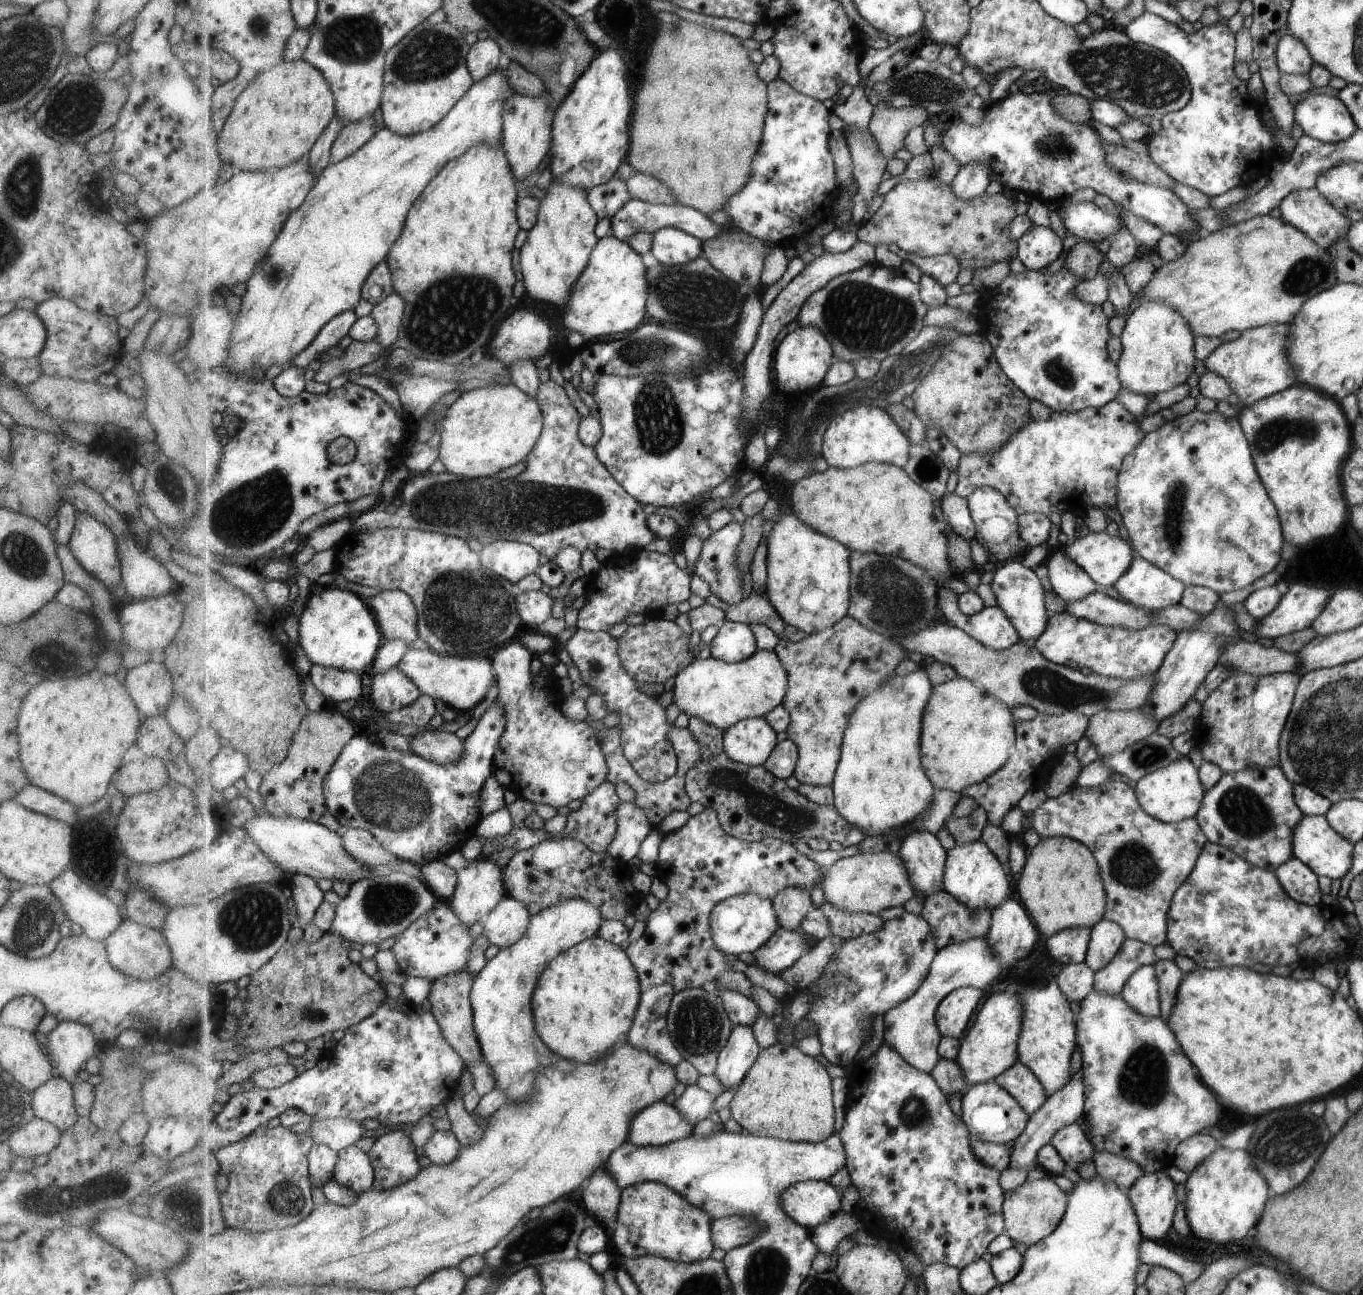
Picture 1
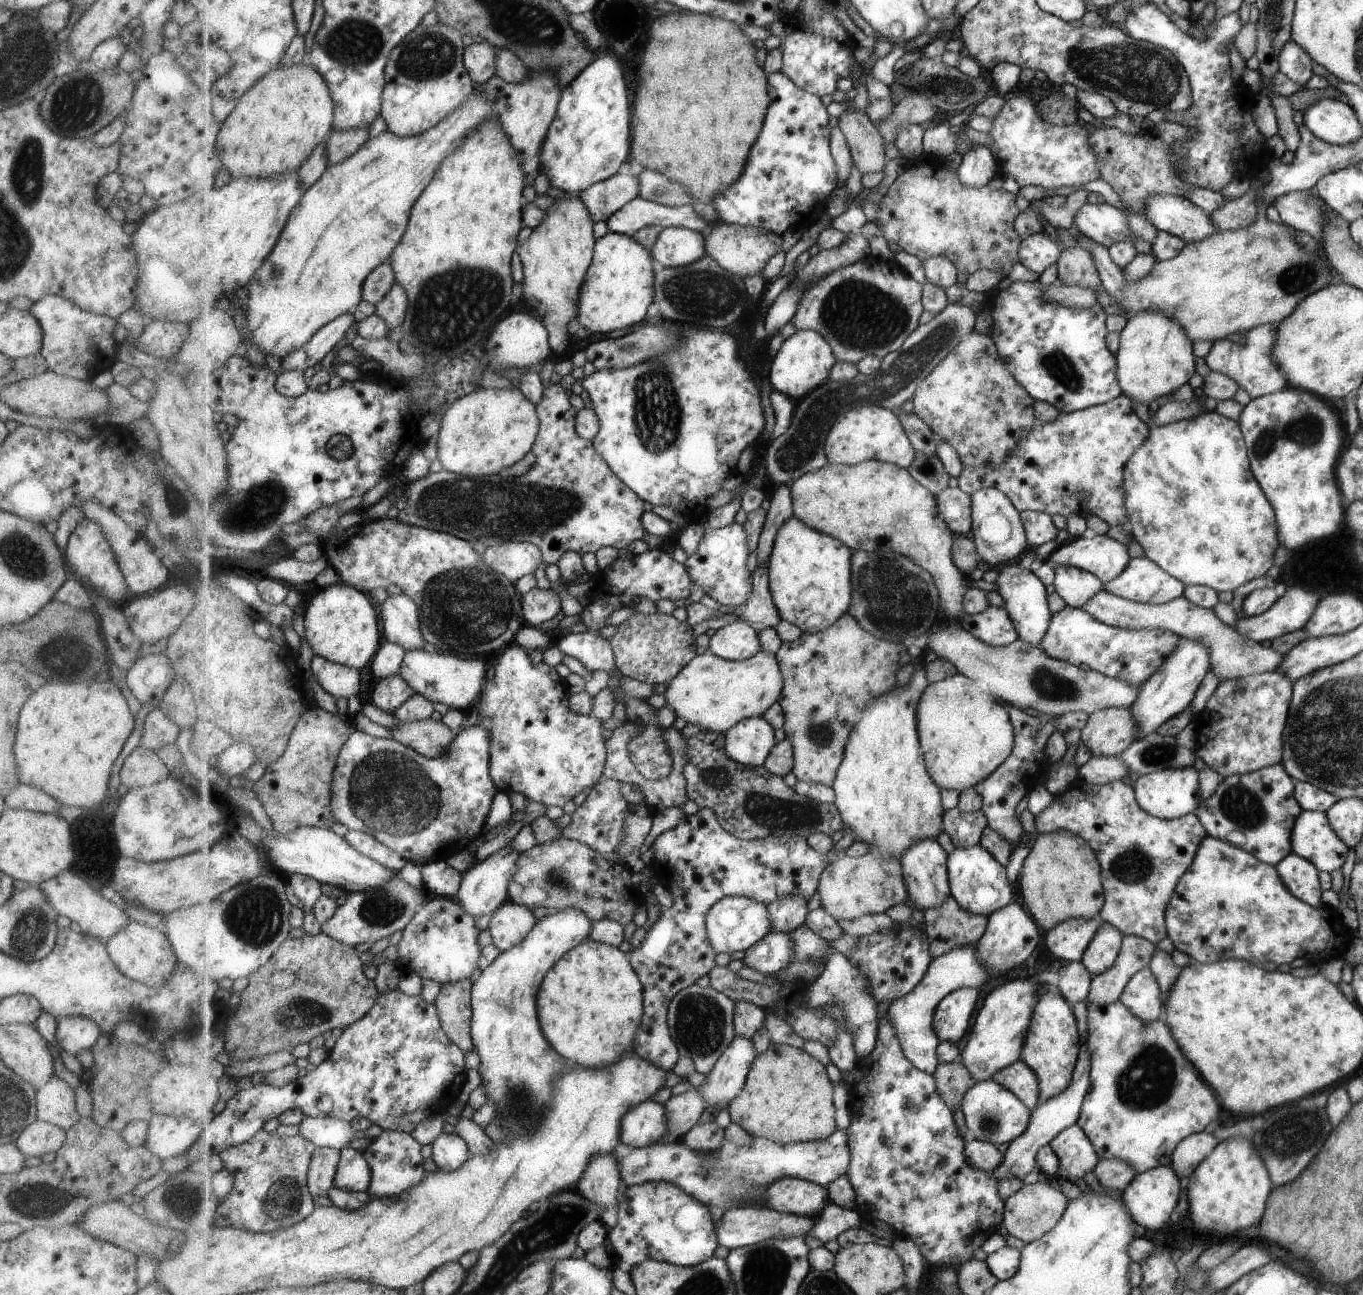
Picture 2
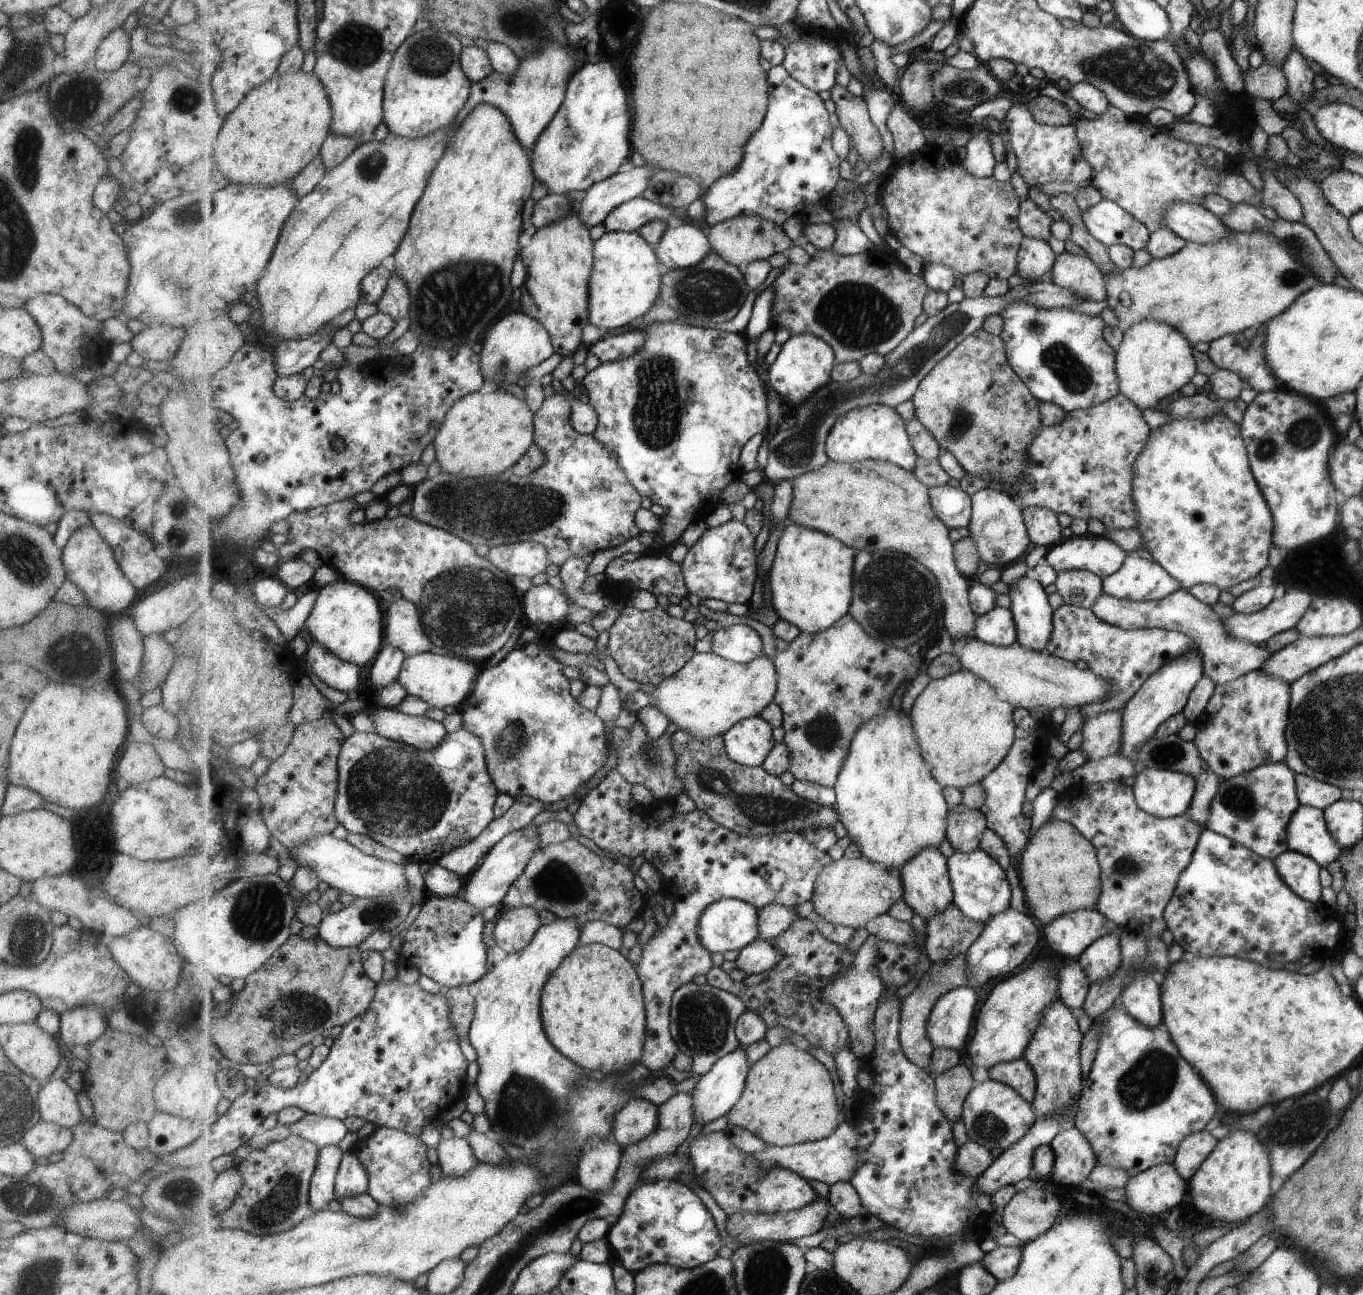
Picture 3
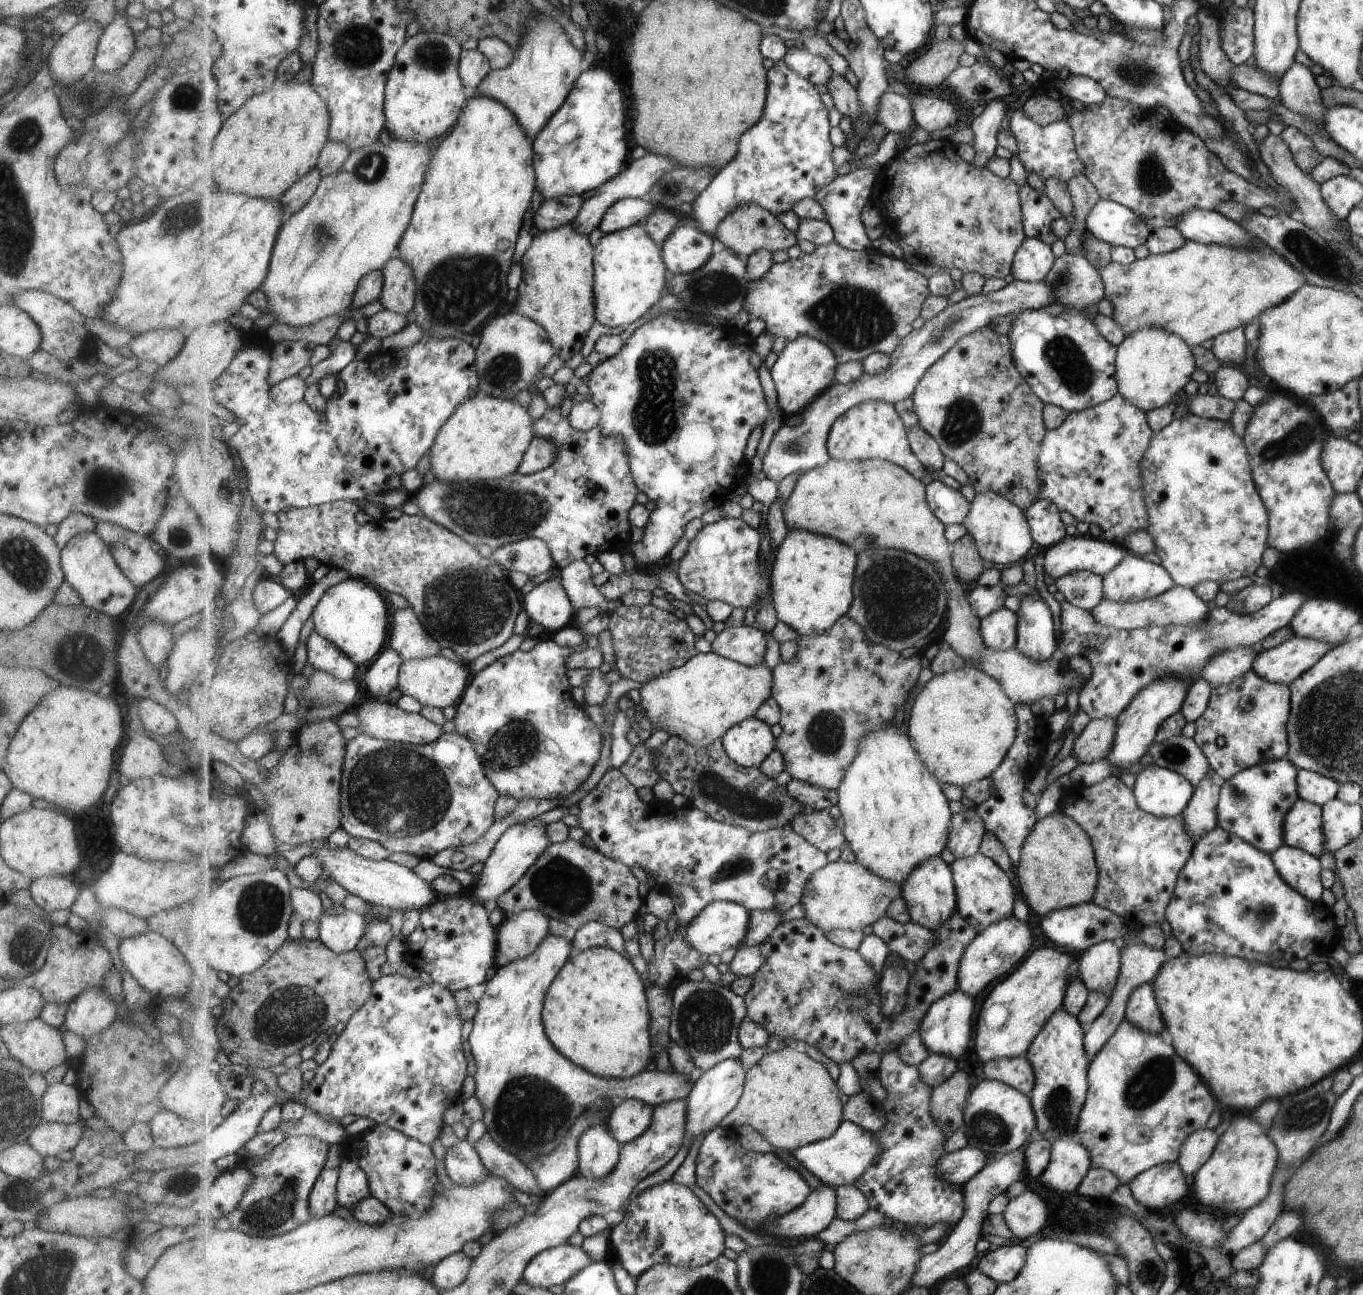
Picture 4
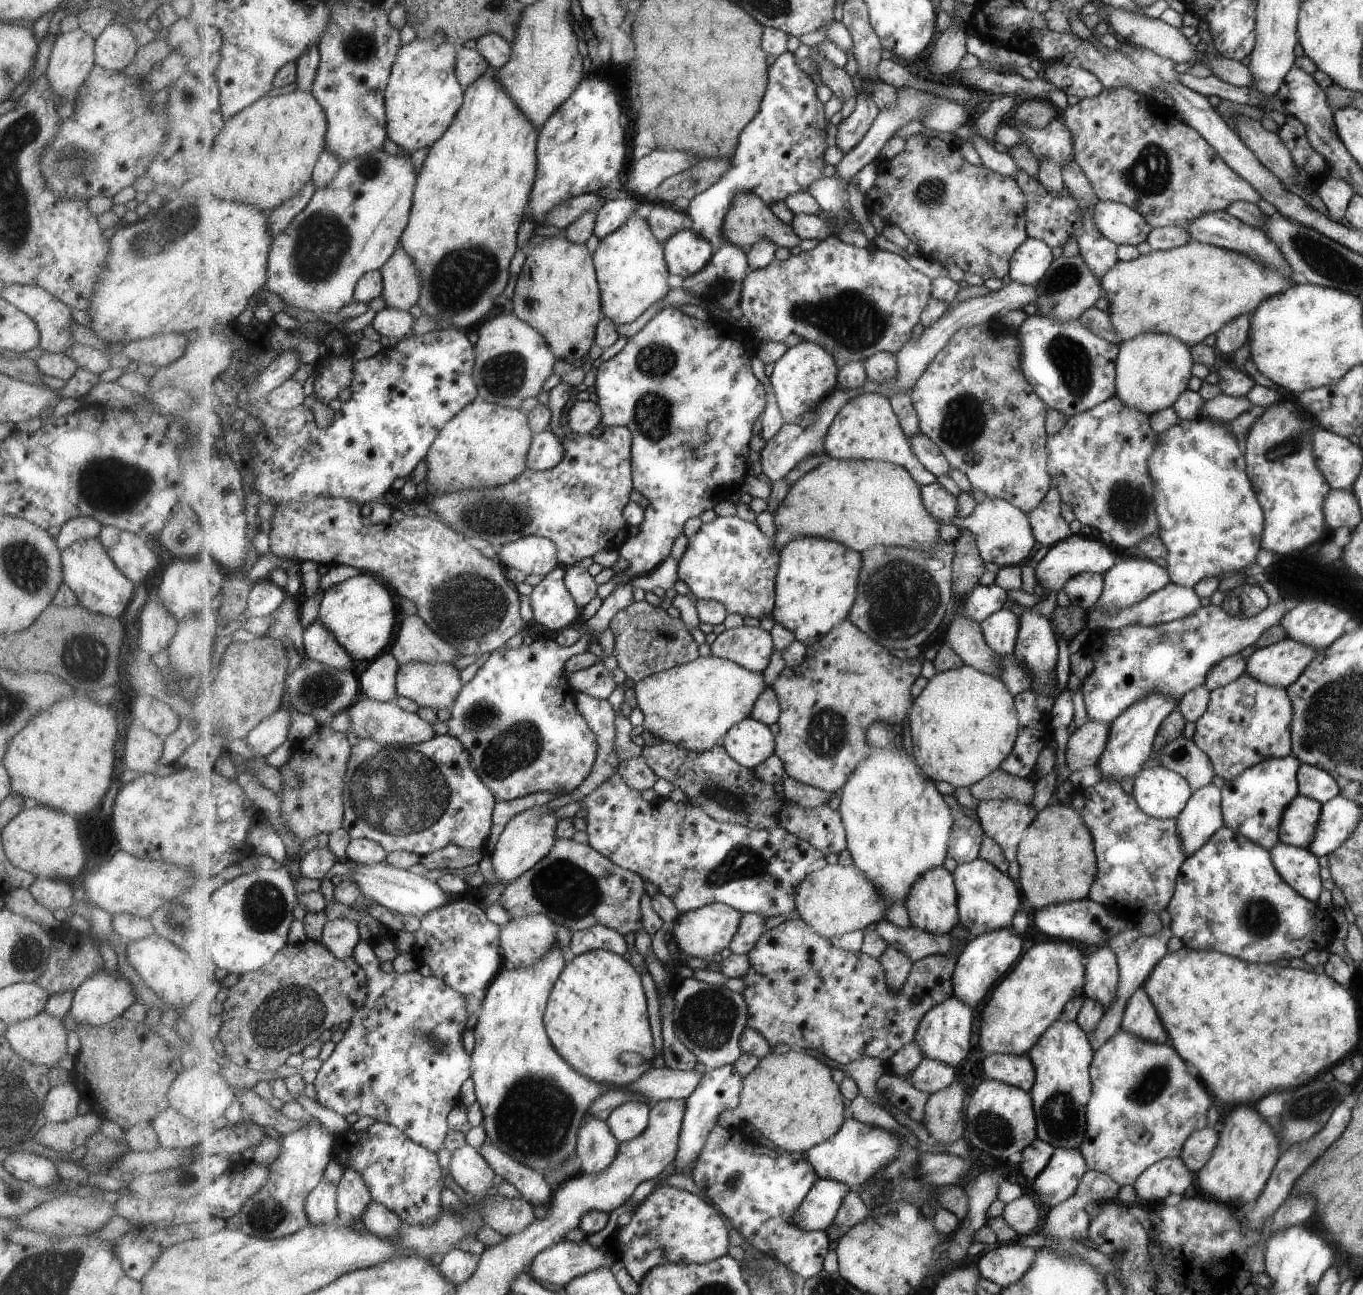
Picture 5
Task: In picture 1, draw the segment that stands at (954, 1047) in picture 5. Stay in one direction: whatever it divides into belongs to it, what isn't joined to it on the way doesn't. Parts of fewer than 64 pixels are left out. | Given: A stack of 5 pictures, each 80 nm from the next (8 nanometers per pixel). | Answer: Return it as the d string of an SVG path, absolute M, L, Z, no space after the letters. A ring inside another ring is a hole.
M961 987L946 996L937 1009L937 1022L943 1037L963 1039L971 1018L975 1018L983 1000L983 990Z

